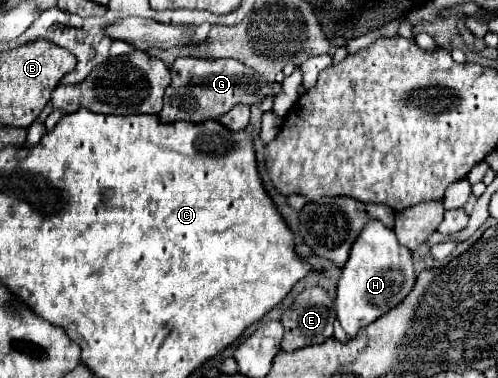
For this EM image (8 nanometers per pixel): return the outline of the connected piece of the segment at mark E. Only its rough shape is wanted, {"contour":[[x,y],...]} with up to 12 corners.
{"contour":[[321,287],[283,311],[283,351],[333,337],[335,311]]}

